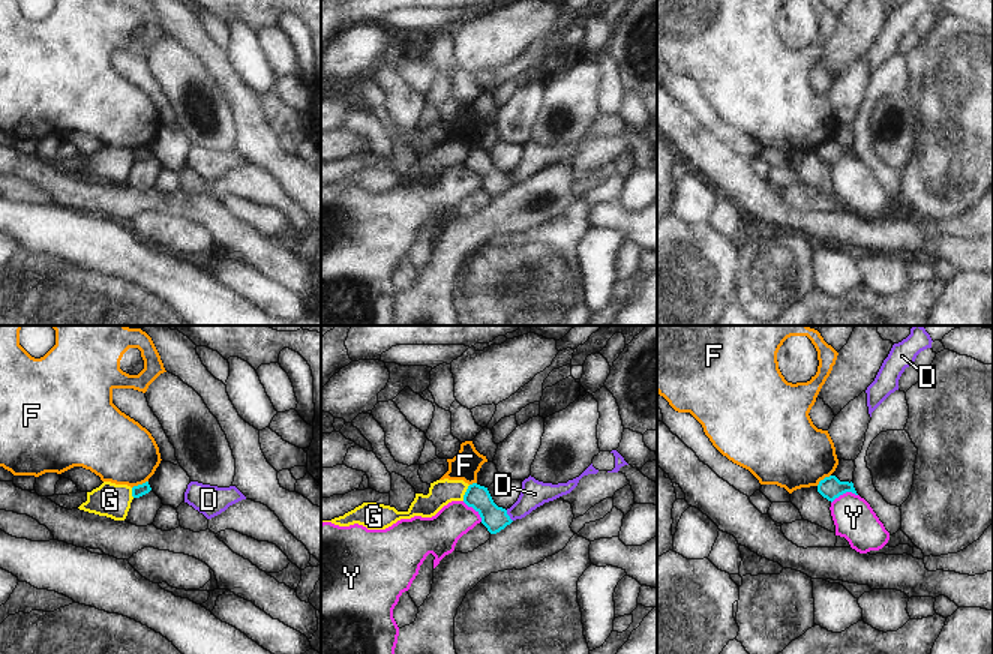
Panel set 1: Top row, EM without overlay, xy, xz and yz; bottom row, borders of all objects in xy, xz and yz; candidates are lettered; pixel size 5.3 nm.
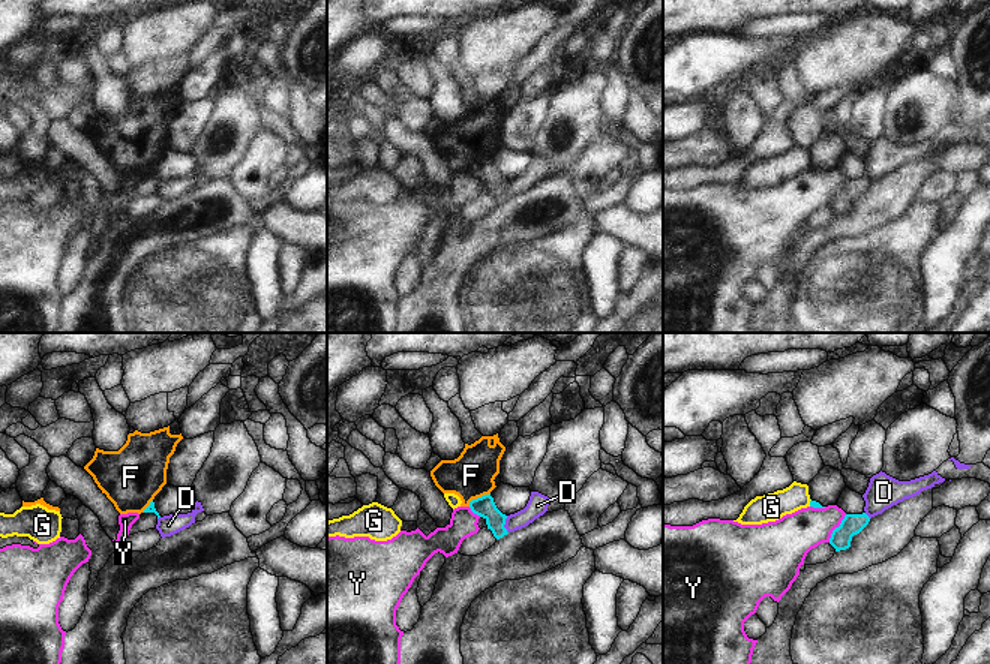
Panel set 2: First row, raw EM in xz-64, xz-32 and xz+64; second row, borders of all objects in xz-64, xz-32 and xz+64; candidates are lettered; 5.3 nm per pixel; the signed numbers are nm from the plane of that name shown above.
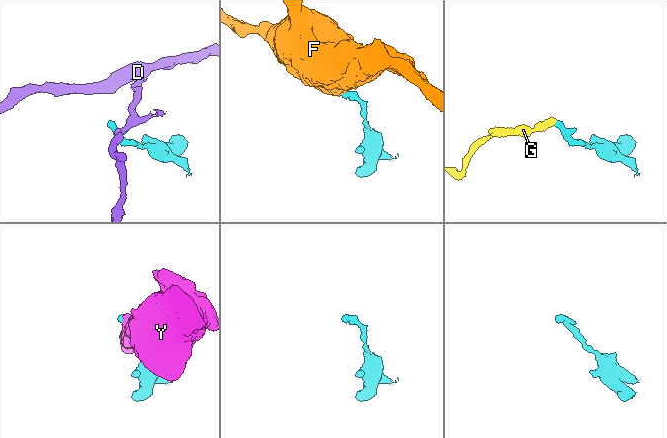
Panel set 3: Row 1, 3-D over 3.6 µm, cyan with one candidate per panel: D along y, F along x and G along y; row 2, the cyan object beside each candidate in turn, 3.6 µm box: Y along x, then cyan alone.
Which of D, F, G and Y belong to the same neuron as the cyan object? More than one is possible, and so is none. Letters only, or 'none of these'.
none of these

